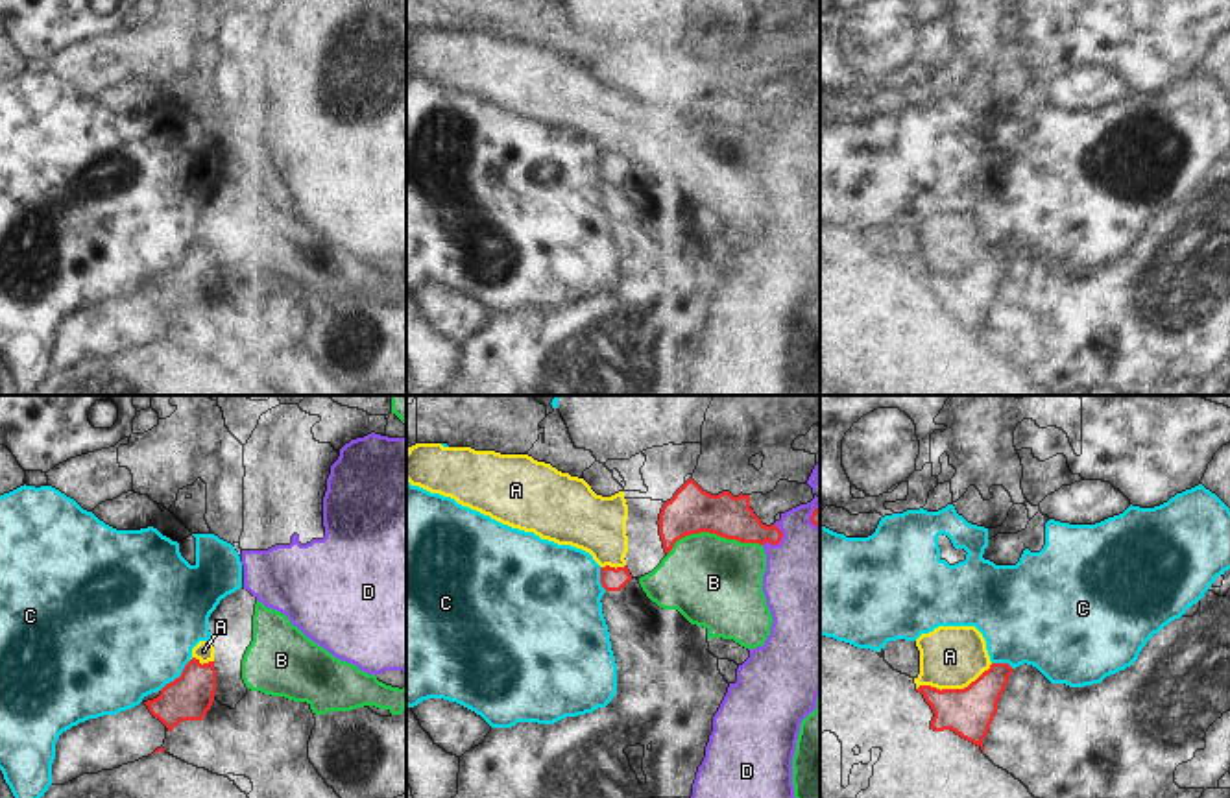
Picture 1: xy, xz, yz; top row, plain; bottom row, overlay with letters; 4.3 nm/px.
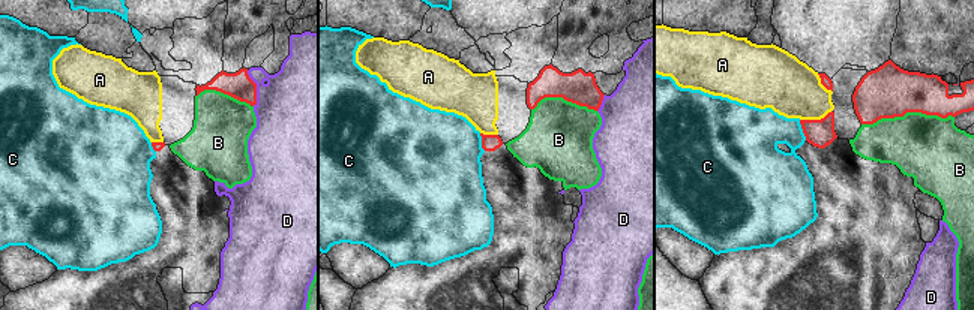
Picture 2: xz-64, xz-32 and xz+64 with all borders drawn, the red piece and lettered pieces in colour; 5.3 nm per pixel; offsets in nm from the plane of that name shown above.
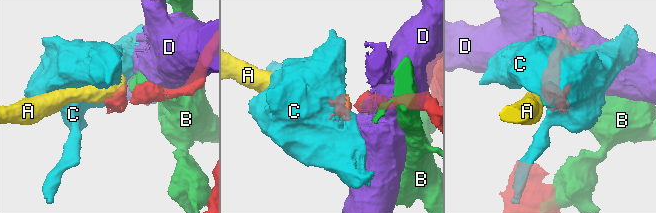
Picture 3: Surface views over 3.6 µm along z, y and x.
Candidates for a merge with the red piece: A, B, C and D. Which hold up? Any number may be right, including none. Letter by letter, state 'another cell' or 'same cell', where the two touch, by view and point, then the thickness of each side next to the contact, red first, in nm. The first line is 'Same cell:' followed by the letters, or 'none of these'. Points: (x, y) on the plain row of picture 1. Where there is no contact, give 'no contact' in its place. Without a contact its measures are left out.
Same cell: none of these
A: another cell; meets red in yz at (953, 276); 220 nm thick on the red side, 280 nm on the other
B: another cell; meets red in xz at (711, 119); 200 nm thick on the red side, 400 nm on the other
C: another cell; meets red in xy at (176, 265); 200 nm thick on the red side, 480 nm on the other
D: another cell; meets red in xz at (780, 126); 190 nm thick on the red side, 480 nm on the other

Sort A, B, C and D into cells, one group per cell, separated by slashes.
A B / C / D

